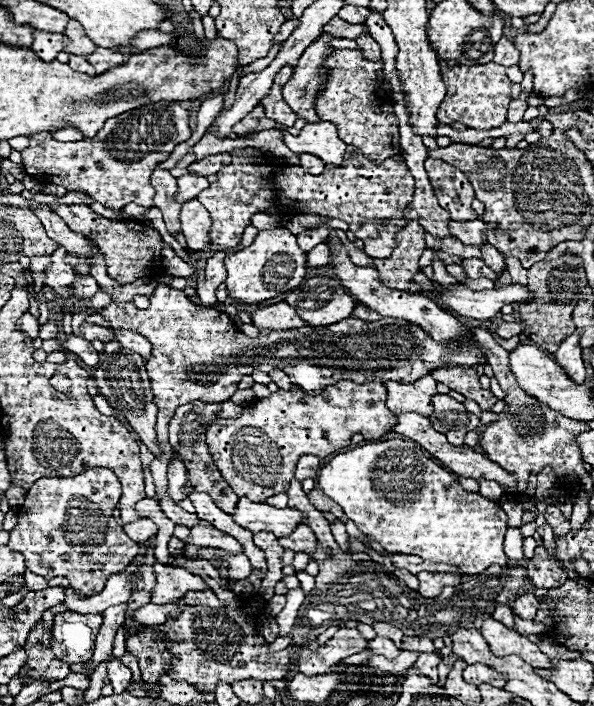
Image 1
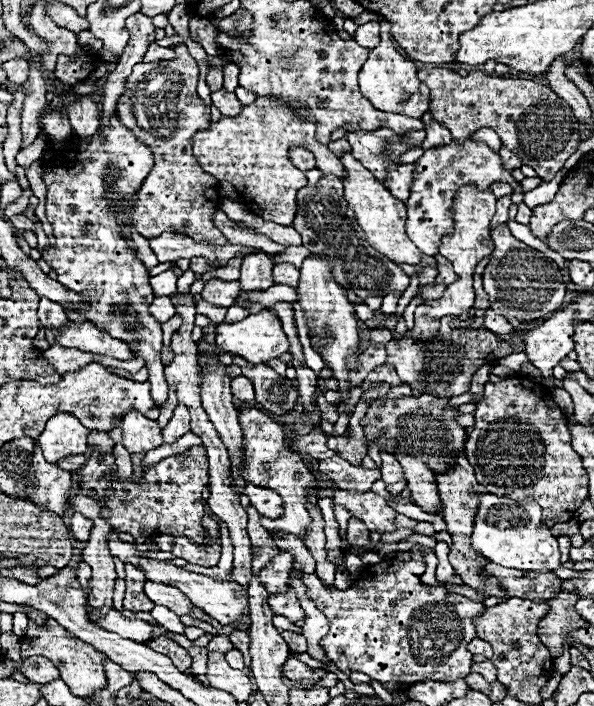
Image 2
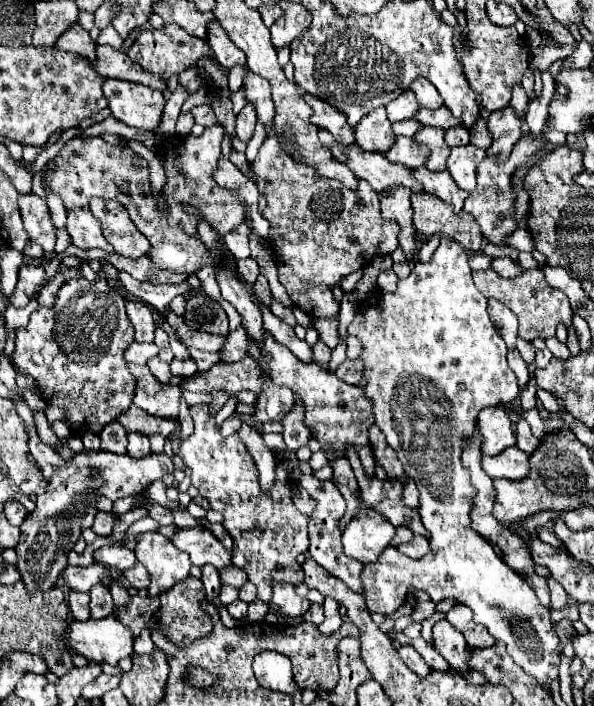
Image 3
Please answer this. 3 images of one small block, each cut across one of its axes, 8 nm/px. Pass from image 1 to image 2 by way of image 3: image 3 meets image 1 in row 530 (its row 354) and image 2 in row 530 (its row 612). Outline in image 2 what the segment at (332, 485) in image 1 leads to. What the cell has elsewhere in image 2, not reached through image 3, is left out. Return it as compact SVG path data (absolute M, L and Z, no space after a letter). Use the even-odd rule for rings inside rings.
M336 490L332 500L336 504L342 504L346 510L352 512L352 516L360 518L370 530L378 530L380 534L396 530L394 516L396 512L386 504L386 500L374 492L366 494L348 494L346 490ZM484 494L476 510L472 546L486 556L490 562L496 562L506 568L526 570L526 572L554 572L560 568L560 550L556 536L542 522L542 508L536 502L516 502L510 498L498 498L494 494Z

